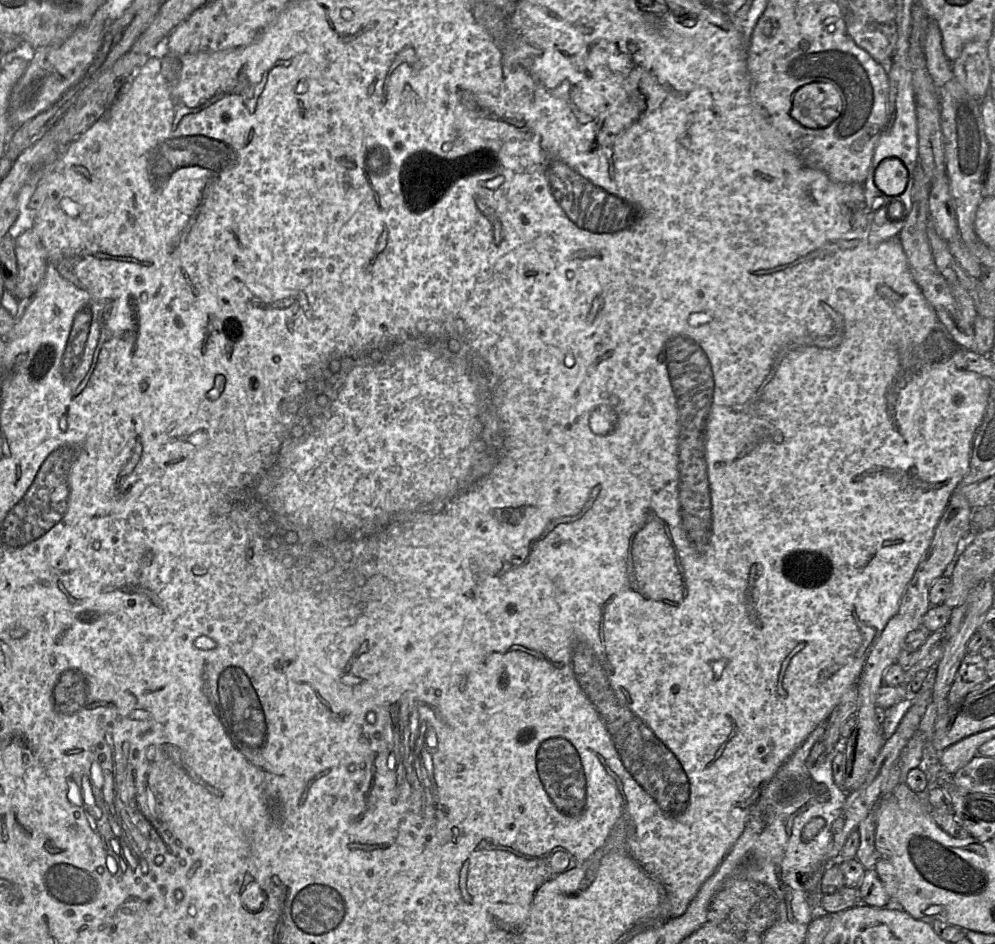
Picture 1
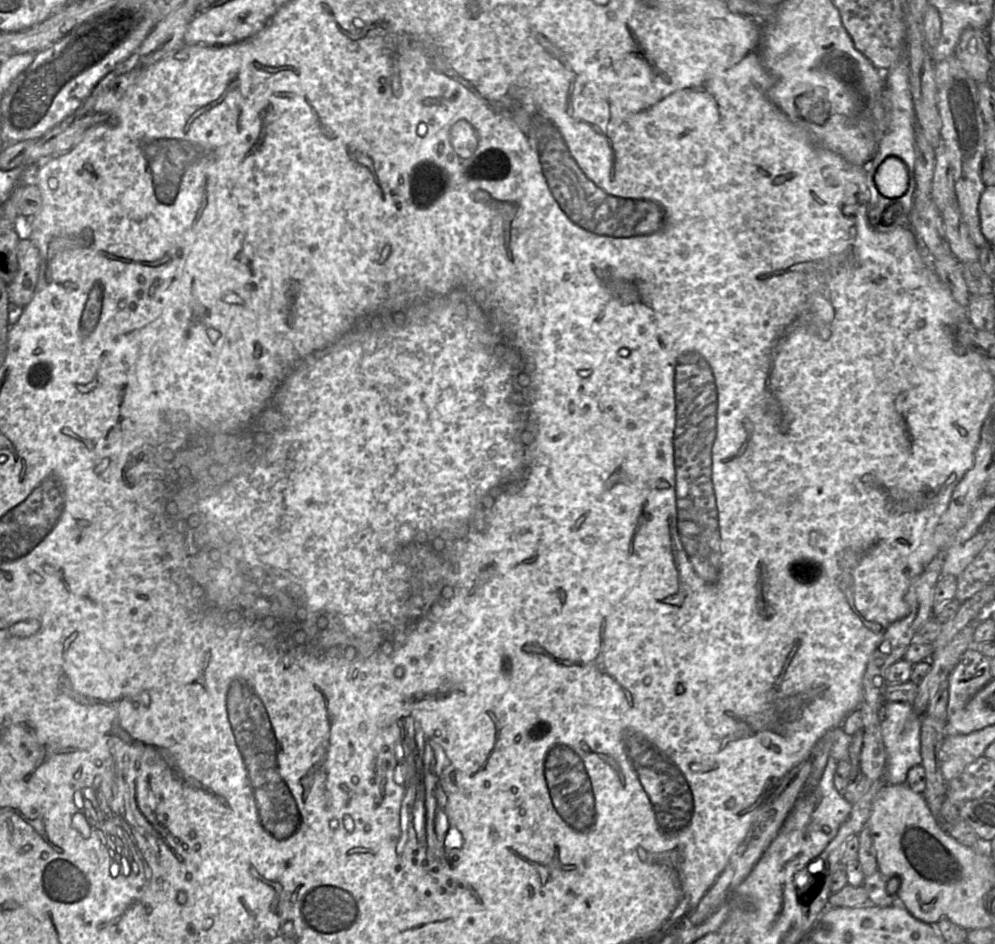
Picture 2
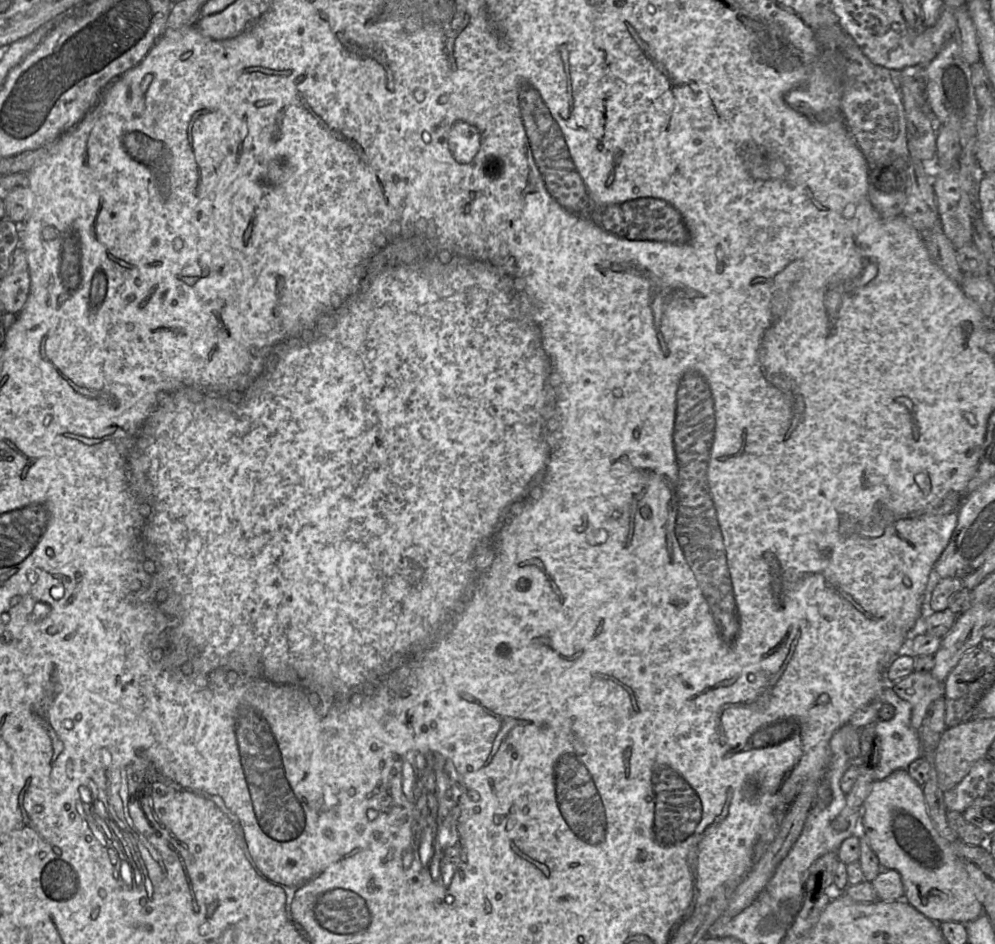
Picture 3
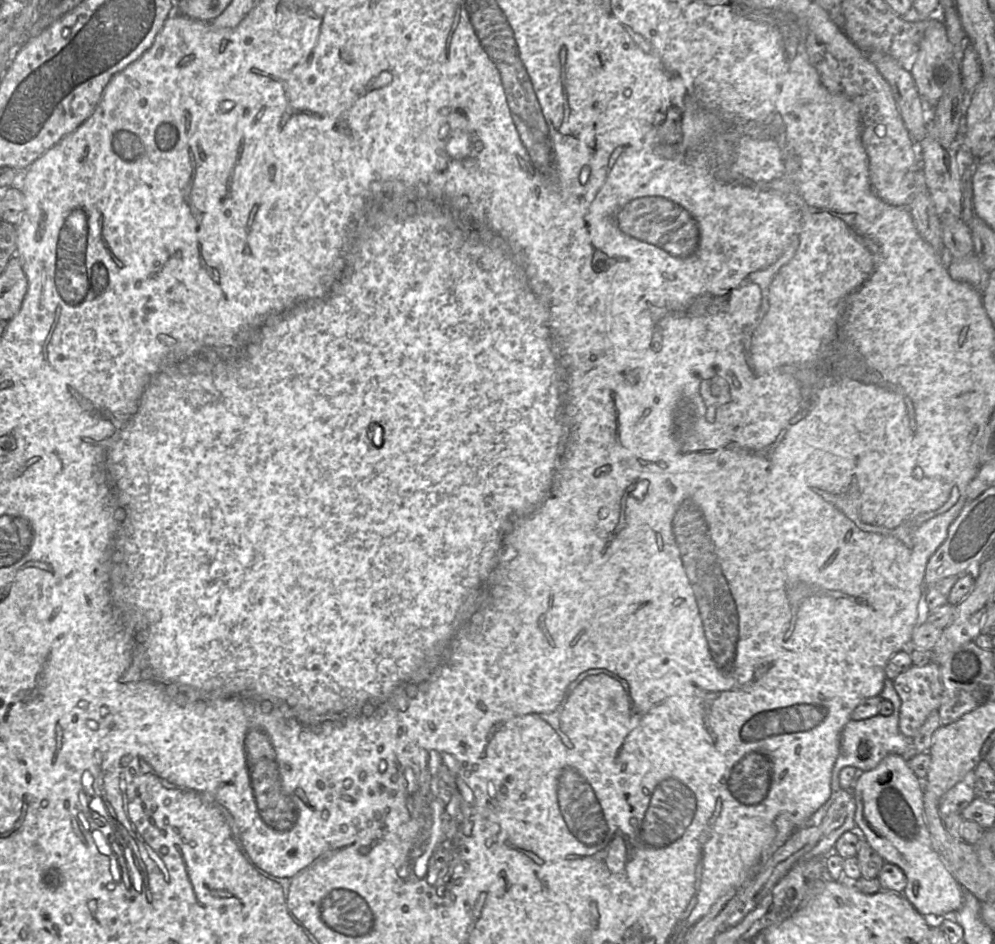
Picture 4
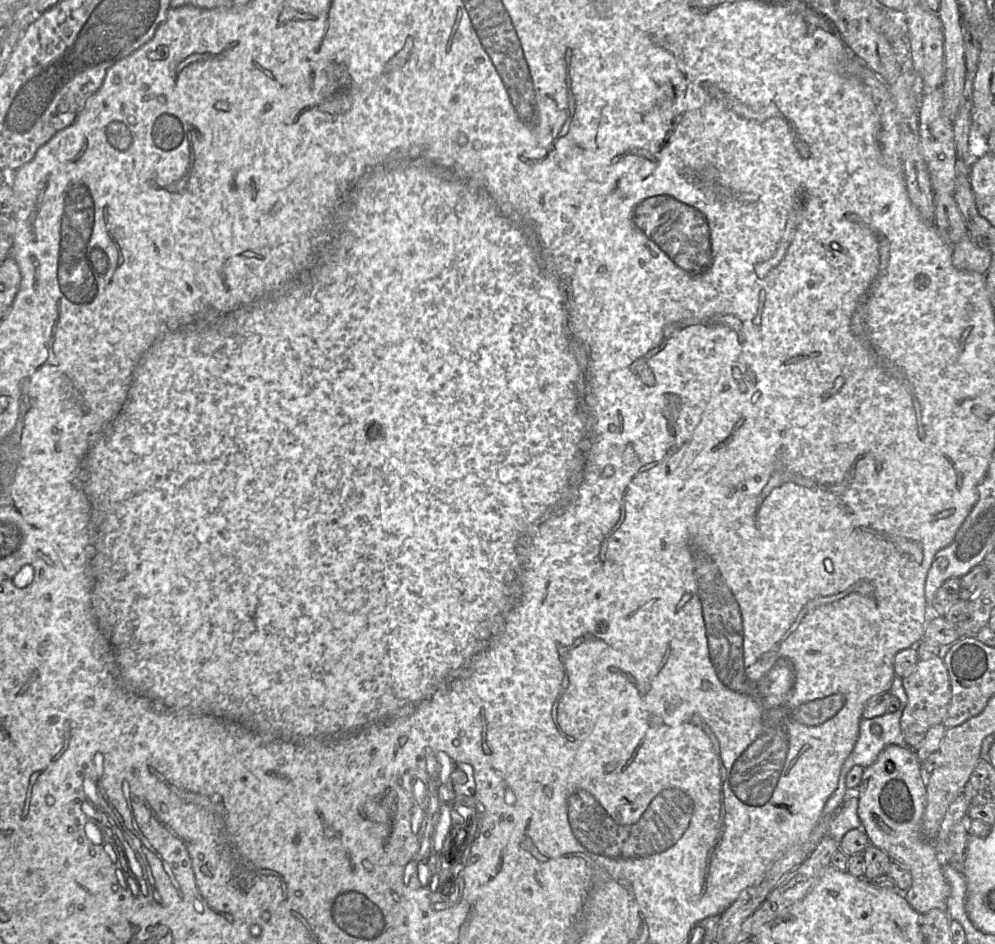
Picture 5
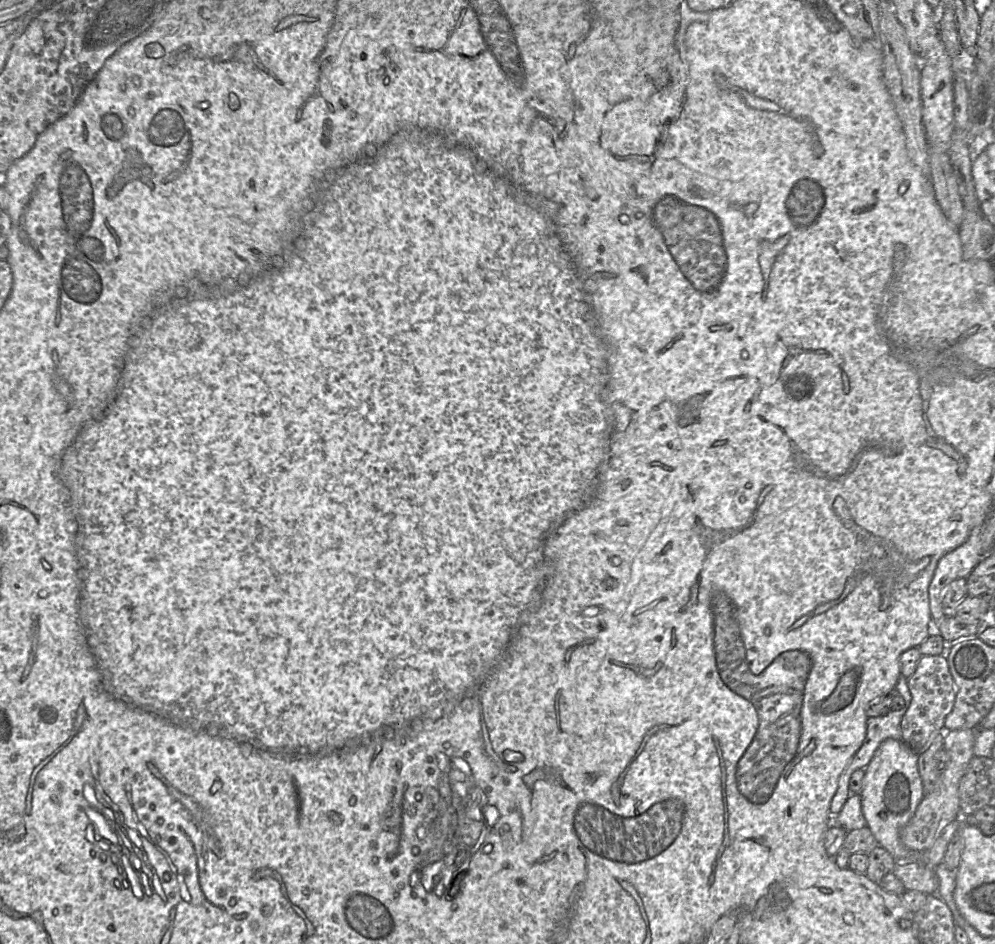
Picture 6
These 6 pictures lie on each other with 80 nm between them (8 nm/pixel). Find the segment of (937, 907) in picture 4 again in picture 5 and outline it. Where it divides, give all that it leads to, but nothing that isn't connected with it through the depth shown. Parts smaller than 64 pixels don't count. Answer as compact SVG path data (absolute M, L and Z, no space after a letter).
M889 745L878 756L877 760L864 769L859 787L853 794L858 797L858 816L861 829L867 834L870 844L883 850L892 861L907 868L912 876L912 885L903 895L911 907L919 914L933 908L946 909L950 895L950 885L941 868L941 857L935 843L926 839L921 831L921 819L926 806L926 778L920 768L915 751L907 746Z

